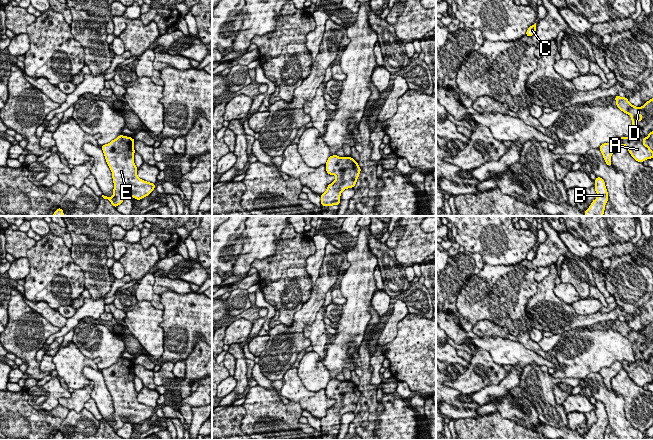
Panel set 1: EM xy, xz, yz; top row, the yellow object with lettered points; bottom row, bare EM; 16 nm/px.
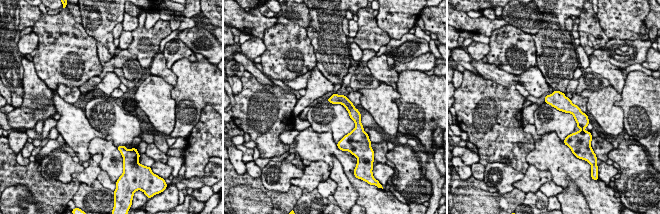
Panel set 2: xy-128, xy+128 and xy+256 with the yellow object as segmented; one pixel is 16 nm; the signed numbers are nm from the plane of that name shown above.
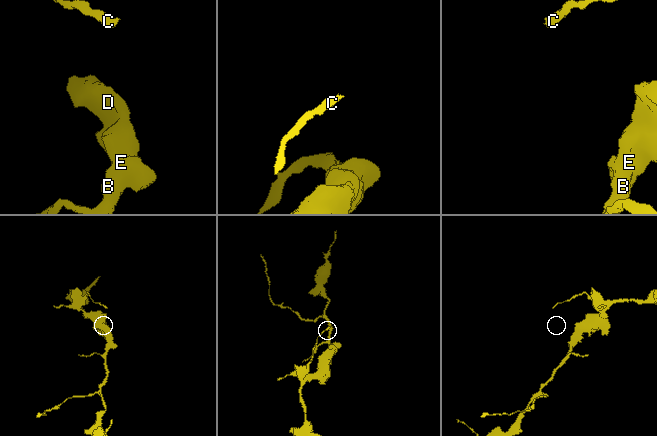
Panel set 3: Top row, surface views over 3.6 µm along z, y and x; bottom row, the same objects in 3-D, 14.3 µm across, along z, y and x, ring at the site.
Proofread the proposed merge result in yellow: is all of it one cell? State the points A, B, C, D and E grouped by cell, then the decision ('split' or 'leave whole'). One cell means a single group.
A B C D E | leave whole

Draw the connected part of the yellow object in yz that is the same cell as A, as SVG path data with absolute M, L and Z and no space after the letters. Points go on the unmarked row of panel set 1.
M615 320L616 330L631 340L635 361L615 361L610 367L604 367L599 371L607 390L612 390L611 379L615 377L621 369L624 369L631 380L638 386L643 387L646 383L653 382L653 375L649 369L644 368L645 363L649 363L653 357L653 322L647 325L642 331L635 331L628 322Z

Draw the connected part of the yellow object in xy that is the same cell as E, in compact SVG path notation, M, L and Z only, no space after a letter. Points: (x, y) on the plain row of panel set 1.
M121 358L110 367L101 370L114 407L113 420L102 421L109 424L115 432L124 425L124 419L140 424L150 419L156 411L155 408L137 400L134 366L133 362Z

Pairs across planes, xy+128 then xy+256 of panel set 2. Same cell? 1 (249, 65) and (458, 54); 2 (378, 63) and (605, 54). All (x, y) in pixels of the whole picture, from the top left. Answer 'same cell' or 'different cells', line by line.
1: same cell
2: different cells

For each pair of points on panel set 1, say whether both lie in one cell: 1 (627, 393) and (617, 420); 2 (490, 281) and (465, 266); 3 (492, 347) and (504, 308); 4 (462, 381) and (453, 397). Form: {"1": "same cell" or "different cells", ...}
{"1": "different cells", "2": "different cells", "3": "different cells", "4": "different cells"}

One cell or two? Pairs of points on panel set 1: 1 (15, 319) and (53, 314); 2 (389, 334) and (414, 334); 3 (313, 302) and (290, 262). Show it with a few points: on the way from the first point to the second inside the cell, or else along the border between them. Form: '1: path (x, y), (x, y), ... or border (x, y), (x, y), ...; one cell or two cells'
1: border (23, 300), (59, 328); two cells
2: border (408, 313), (397, 335), (382, 347), (384, 354); two cells
3: border (312, 287), (309, 299), (294, 314); two cells

